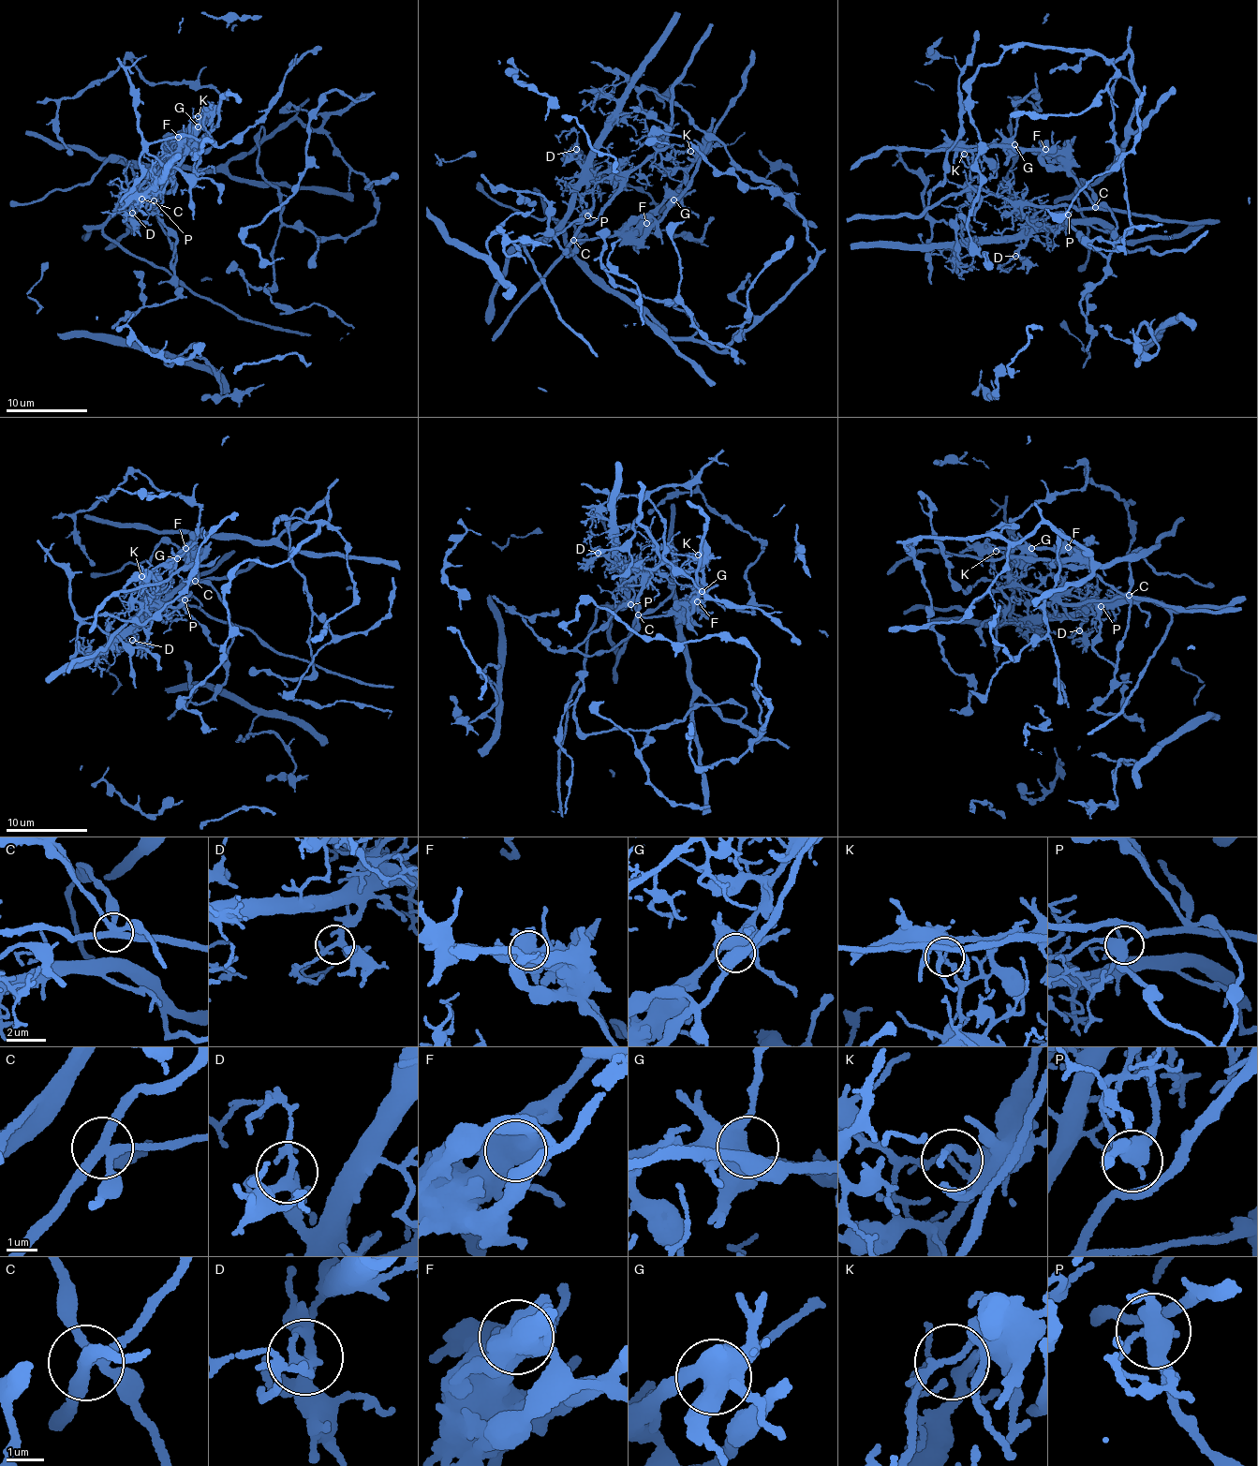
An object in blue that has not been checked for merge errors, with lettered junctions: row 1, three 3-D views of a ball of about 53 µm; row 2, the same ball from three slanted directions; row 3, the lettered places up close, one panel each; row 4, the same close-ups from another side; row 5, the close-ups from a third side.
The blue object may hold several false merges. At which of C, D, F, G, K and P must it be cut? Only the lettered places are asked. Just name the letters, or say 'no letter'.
C, F, K, P

